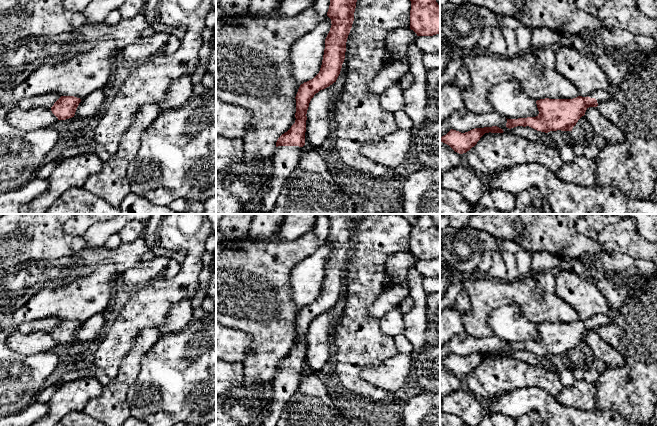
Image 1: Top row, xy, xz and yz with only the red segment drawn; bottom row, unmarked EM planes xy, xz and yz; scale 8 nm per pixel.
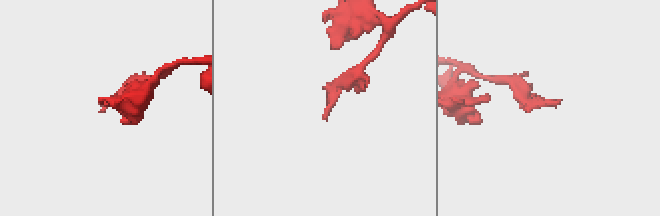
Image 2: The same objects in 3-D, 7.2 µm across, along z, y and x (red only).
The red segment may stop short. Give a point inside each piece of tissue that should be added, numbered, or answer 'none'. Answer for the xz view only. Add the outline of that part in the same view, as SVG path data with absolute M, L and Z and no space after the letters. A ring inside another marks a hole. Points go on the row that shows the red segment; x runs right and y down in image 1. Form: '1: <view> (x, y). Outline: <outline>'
1: xz (284, 159). Outline: M278 146L271 157L272 174L266 189L262 192L262 203L258 208L259 214L269 214L275 207L283 184L296 167L303 147Z

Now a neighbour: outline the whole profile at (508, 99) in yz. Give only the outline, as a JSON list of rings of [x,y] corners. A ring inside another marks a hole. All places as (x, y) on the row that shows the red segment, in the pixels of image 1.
[[[506,81],[491,88],[488,99],[494,111],[507,119],[536,117],[536,101],[517,82]]]

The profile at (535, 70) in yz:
[[[555,47],[531,48],[514,57],[498,56],[488,52],[468,54],[462,57],[462,66],[469,70],[471,85],[461,89],[465,108],[473,113],[483,114],[494,111],[488,99],[491,88],[497,84],[513,81],[521,85],[533,100],[573,99],[579,96],[577,88],[556,70]]]

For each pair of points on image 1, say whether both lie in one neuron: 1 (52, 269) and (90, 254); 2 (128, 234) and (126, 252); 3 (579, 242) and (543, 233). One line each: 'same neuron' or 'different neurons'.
1: same neuron
2: different neurons
3: same neuron

